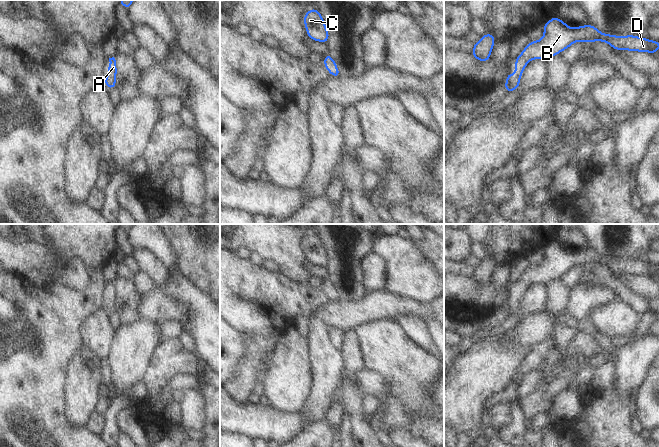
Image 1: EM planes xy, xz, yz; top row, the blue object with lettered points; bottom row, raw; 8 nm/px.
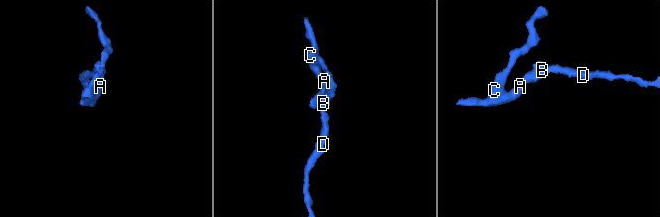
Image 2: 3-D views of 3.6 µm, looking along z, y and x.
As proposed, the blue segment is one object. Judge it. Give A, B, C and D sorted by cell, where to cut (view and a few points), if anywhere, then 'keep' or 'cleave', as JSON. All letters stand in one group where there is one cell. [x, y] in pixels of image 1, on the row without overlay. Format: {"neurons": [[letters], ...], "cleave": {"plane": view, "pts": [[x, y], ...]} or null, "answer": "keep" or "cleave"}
{"neurons": [["A", "B", "C", "D"]], "cleave": null, "answer": "keep"}

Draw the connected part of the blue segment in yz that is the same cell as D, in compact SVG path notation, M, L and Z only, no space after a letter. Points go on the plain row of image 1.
M552 241L543 250L544 260L538 265L531 265L515 282L515 298L508 297L504 309L506 317L519 311L520 302L530 284L543 283L548 285L552 280L560 278L577 265L603 265L617 276L619 273L648 276L655 278L659 274L659 266L634 259L615 260L601 257L595 250L583 249L570 252L560 242Z

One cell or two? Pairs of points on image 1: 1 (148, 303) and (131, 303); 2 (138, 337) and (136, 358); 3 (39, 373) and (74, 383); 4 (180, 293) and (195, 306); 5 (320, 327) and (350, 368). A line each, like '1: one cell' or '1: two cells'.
1: two cells
2: one cell
3: two cells
4: one cell
5: two cells

